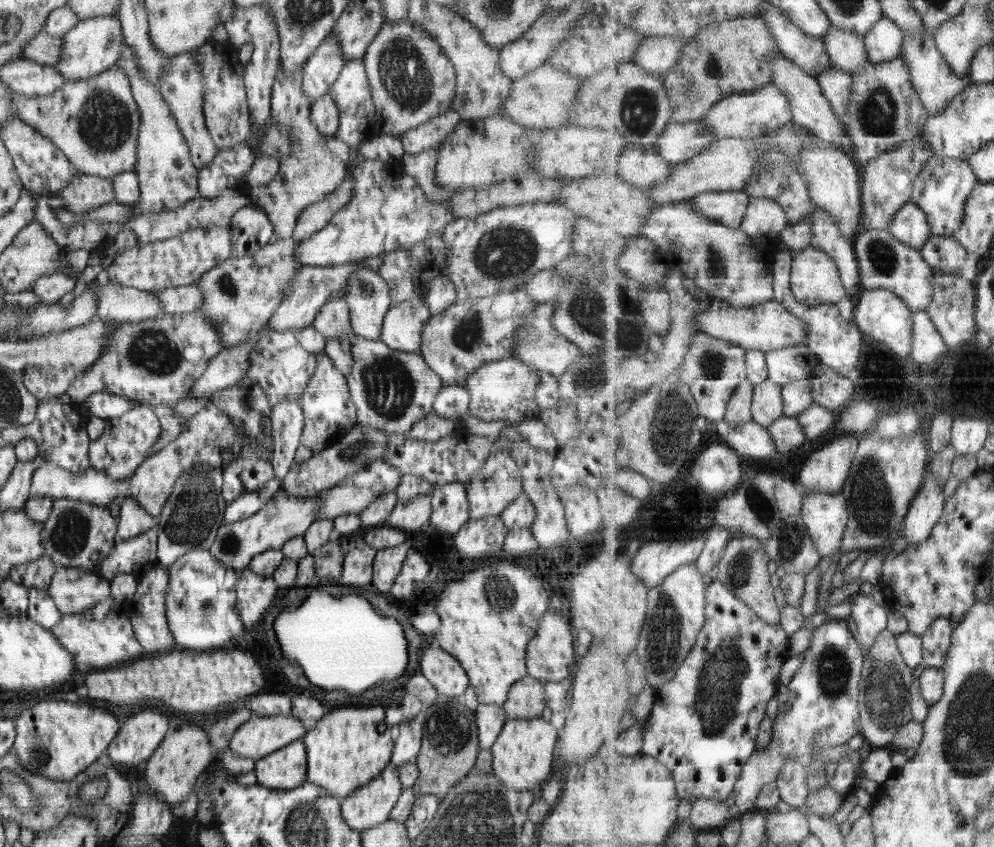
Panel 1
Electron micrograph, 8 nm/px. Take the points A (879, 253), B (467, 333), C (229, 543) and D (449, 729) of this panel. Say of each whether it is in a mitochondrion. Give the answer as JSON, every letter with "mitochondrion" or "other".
{"A":"mitochondrion","B":"mitochondrion","C":"mitochondrion","D":"mitochondrion"}

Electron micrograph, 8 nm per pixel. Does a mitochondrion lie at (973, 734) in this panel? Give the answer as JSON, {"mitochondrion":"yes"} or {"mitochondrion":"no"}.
{"mitochondrion":"yes"}

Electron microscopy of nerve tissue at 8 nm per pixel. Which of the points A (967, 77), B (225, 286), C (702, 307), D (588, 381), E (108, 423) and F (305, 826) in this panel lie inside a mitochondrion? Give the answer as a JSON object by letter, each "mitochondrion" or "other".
{"A":"other","B":"mitochondrion","C":"other","D":"mitochondrion","E":"other","F":"mitochondrion"}

